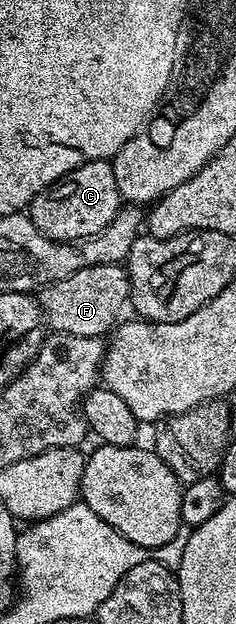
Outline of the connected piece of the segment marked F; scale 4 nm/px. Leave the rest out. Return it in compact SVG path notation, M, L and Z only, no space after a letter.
M121 264L87 266L78 273L63 278L62 281L52 283L50 286L41 288L38 293L38 302L44 314L47 326L57 334L101 338L109 334L121 318L120 311L126 307L131 291L127 270Z

